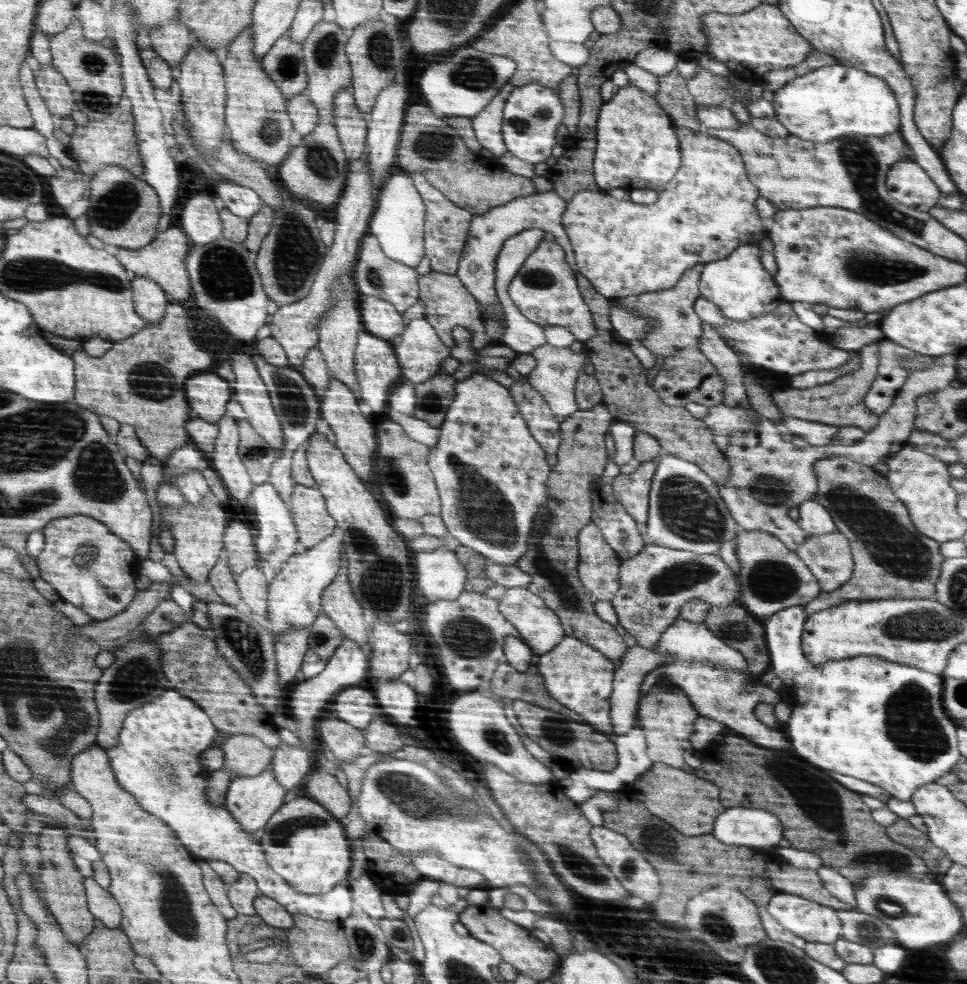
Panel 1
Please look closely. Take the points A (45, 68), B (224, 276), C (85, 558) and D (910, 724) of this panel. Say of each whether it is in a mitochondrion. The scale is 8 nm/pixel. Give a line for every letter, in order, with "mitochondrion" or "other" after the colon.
A: other
B: mitochondrion
C: mitochondrion
D: mitochondrion

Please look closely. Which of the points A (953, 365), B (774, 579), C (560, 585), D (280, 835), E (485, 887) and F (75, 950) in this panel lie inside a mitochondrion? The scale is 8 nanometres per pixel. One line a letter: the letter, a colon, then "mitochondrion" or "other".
A: other
B: mitochondrion
C: mitochondrion
D: mitochondrion
E: other
F: other

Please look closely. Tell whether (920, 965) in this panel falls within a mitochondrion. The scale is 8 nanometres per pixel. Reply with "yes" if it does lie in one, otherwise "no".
no

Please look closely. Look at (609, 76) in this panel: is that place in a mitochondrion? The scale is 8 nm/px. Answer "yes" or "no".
no

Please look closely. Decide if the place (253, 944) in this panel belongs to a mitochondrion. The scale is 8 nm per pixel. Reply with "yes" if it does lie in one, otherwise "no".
yes

